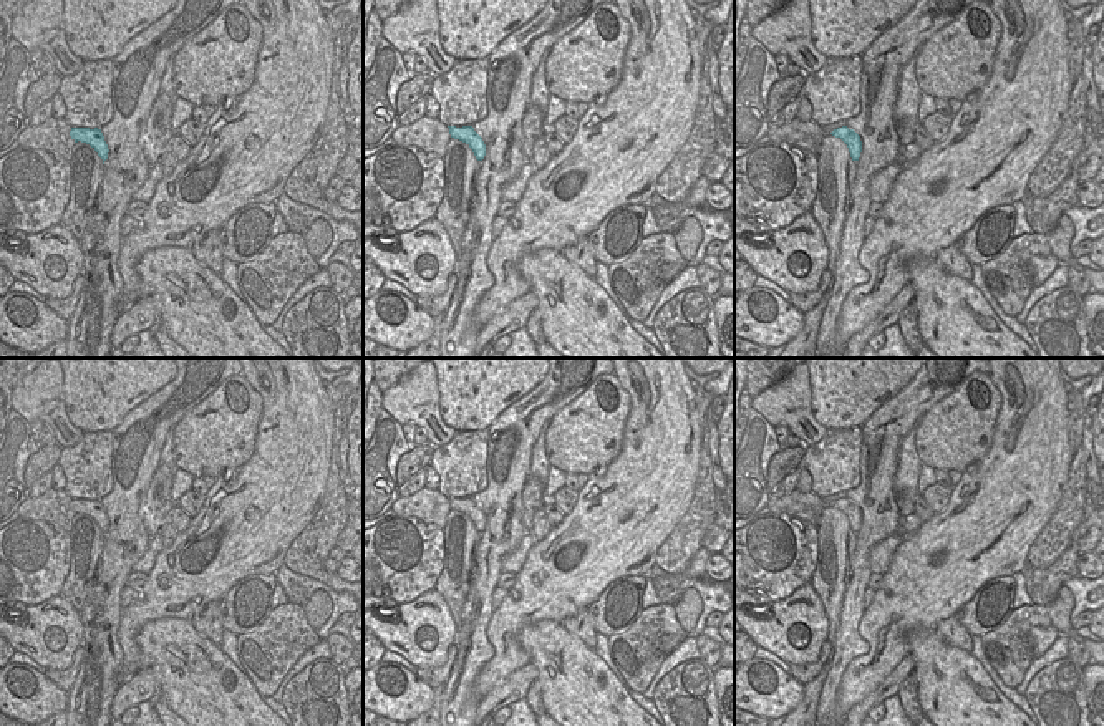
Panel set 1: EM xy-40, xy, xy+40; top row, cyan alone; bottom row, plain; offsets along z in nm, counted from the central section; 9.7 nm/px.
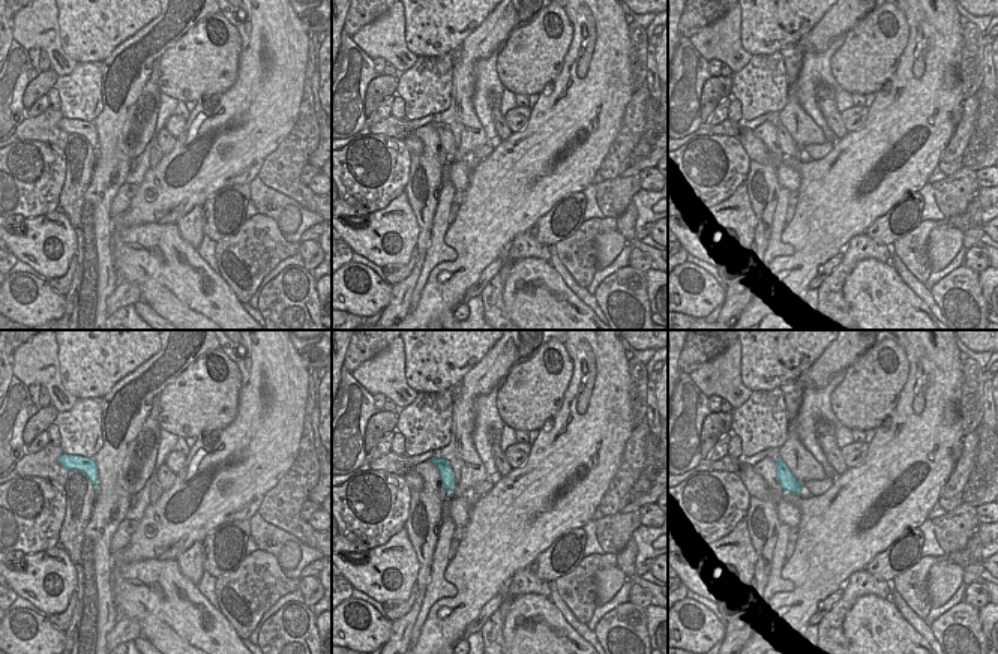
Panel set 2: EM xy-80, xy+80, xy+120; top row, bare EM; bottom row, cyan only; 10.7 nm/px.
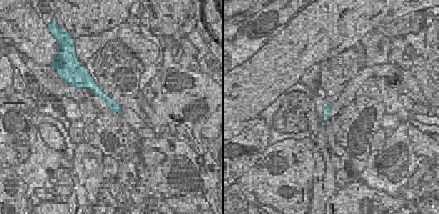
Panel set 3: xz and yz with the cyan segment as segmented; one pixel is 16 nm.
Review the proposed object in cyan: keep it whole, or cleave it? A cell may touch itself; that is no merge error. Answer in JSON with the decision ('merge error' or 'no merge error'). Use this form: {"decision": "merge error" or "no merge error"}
{"decision": "no merge error"}

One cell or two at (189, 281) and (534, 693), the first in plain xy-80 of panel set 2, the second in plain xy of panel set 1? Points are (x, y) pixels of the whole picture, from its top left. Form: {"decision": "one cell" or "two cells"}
{"decision": "two cells"}

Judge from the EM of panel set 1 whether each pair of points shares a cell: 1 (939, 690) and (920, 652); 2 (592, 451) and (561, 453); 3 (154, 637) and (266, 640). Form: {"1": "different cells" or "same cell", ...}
{"1": "same cell", "2": "same cell", "3": "different cells"}

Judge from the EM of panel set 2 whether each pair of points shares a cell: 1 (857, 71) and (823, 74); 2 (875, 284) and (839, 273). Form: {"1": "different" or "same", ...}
{"1": "different", "2": "different"}

